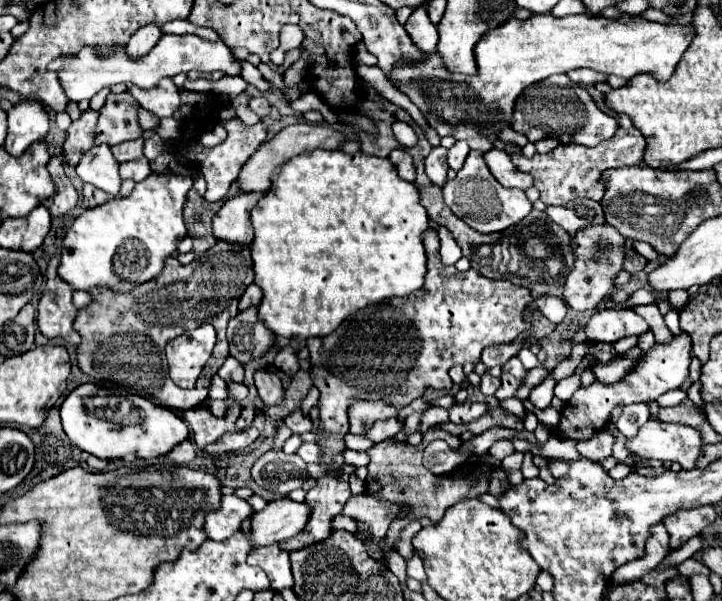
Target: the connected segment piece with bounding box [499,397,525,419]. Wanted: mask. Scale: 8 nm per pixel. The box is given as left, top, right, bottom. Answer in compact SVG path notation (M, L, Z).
M511 397L511 399L501 399L501 401L499 401L499 405L501 405L503 409L507 409L507 411L511 411L513 415L517 415L519 419L525 415L525 407L523 407L523 403L521 403L517 397Z

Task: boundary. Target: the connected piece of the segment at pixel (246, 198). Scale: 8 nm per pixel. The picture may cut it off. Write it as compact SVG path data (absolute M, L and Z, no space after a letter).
M265 191L257 193L239 193L223 203L217 217L213 217L213 235L217 239L225 241L241 241L251 243L253 241L253 225L249 219L251 207L257 205L259 197L265 195Z

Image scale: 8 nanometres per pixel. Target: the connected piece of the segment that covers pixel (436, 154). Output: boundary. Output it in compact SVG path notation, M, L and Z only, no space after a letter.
M433 147L431 153L425 159L425 173L431 179L433 185L443 187L447 183L447 149L445 147Z

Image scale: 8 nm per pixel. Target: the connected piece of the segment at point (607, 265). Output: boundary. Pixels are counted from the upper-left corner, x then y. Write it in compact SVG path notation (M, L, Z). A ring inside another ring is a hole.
M591 225L587 229L577 231L571 237L571 249L577 267L573 267L563 287L563 299L571 309L575 311L595 309L615 289L615 277L619 271L623 271L623 263L627 257L625 241L627 239L621 233L617 233L617 229L613 229L611 225Z

